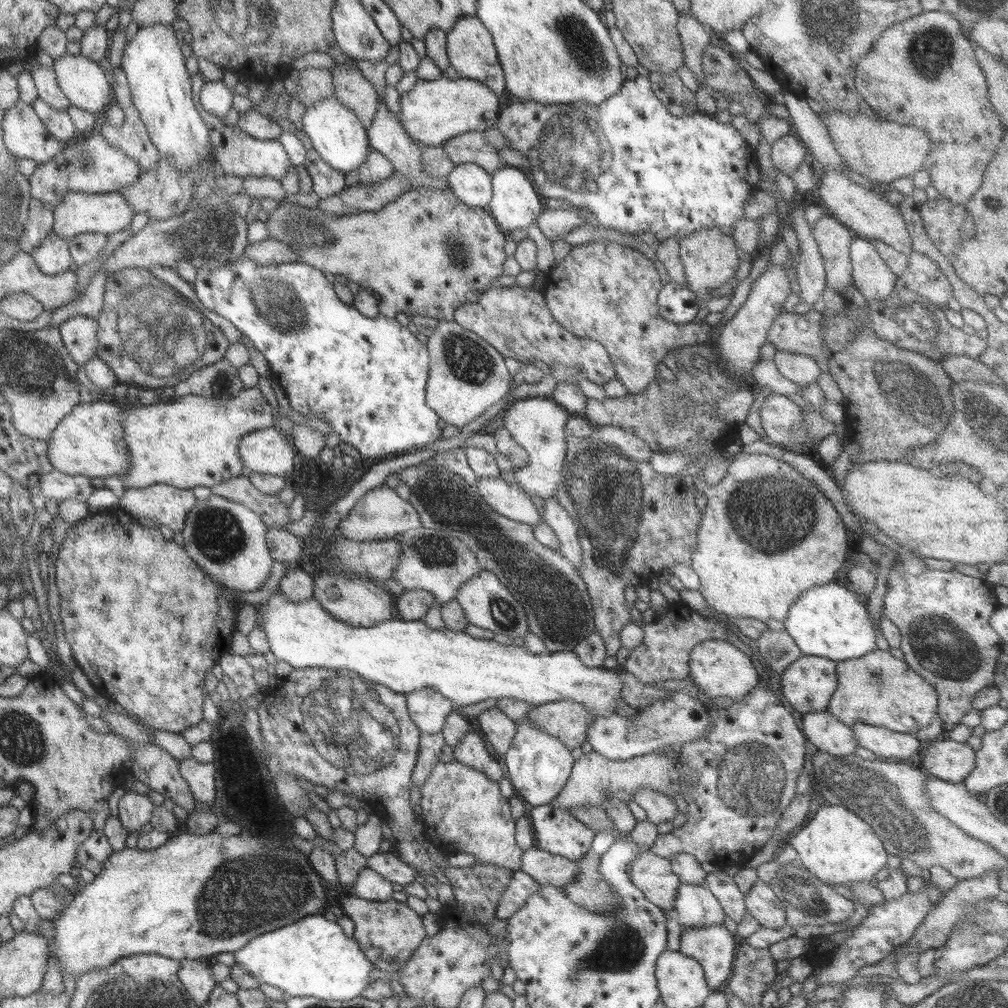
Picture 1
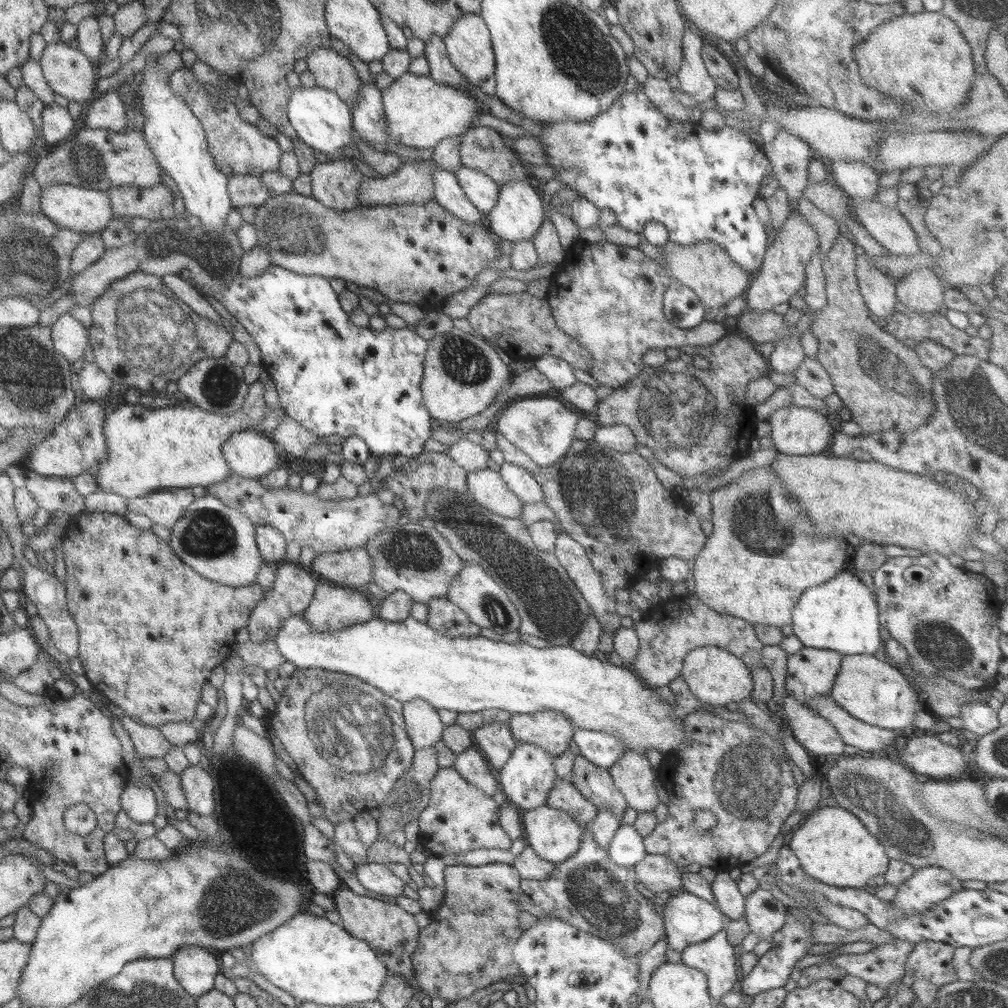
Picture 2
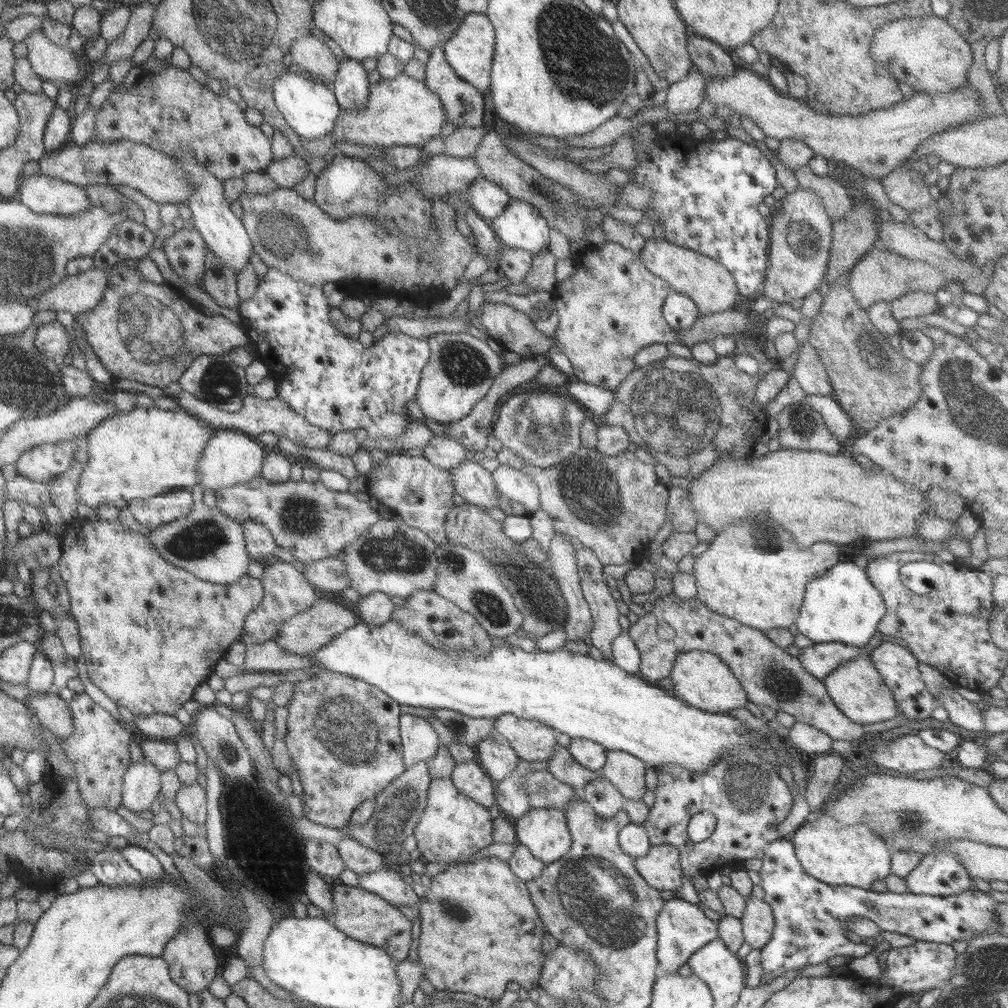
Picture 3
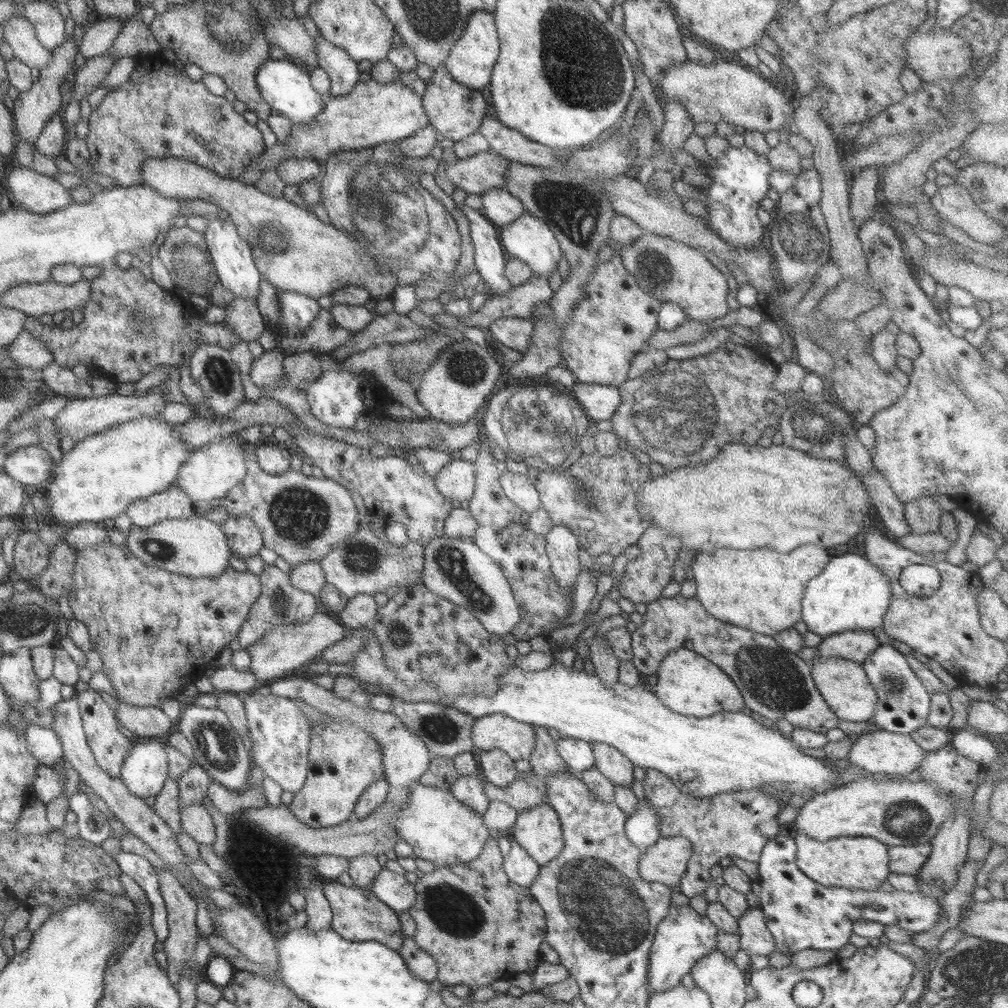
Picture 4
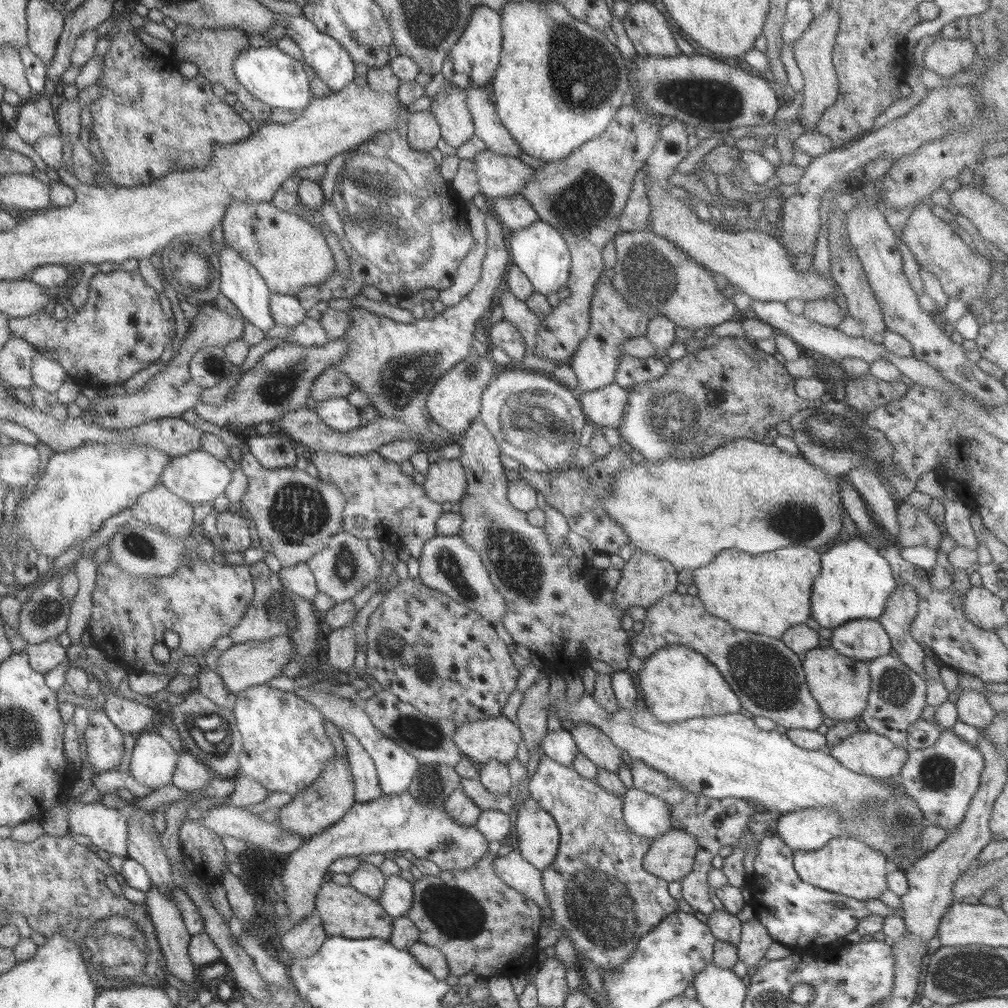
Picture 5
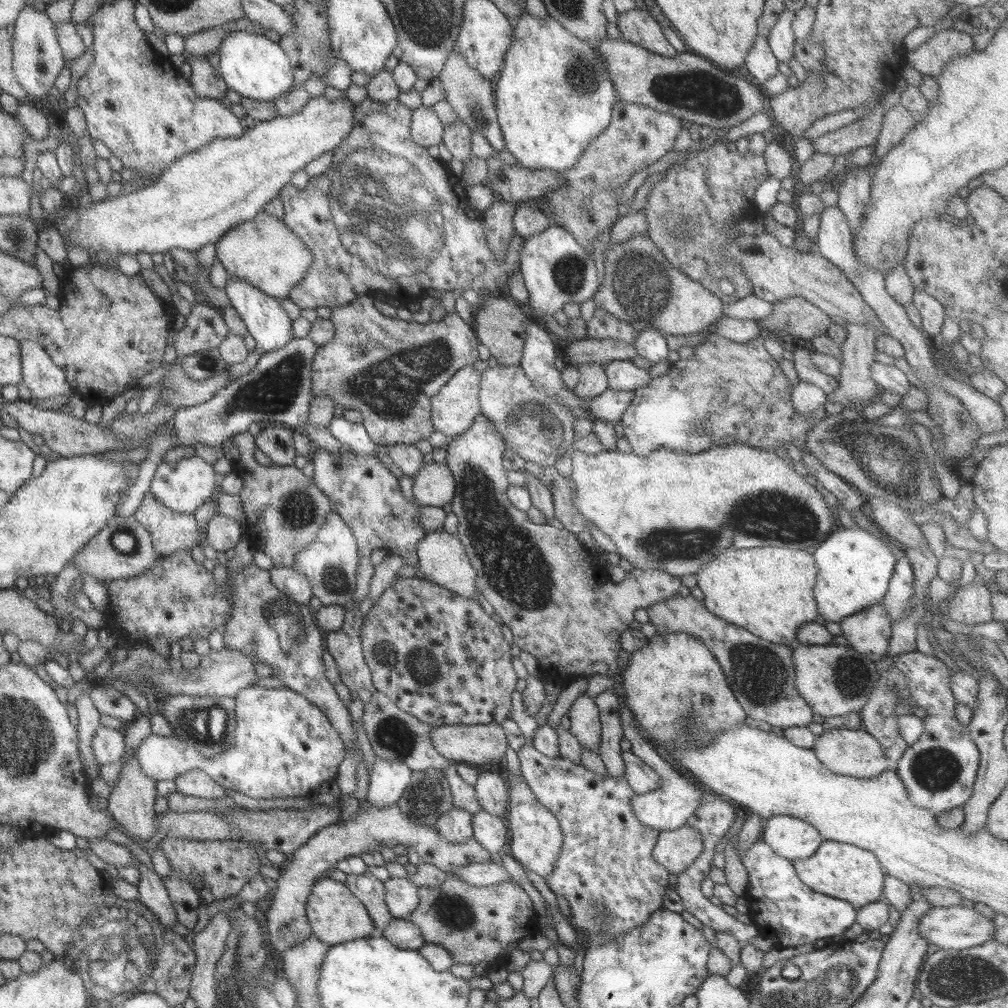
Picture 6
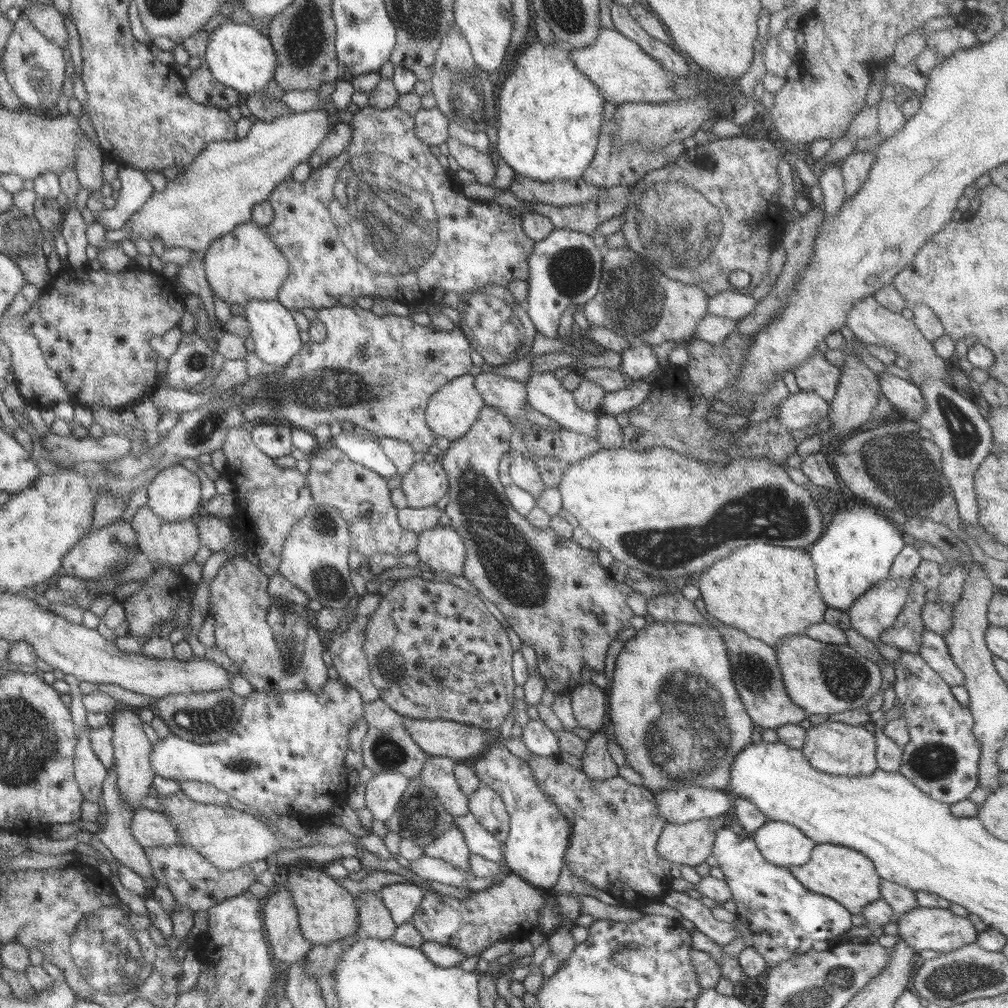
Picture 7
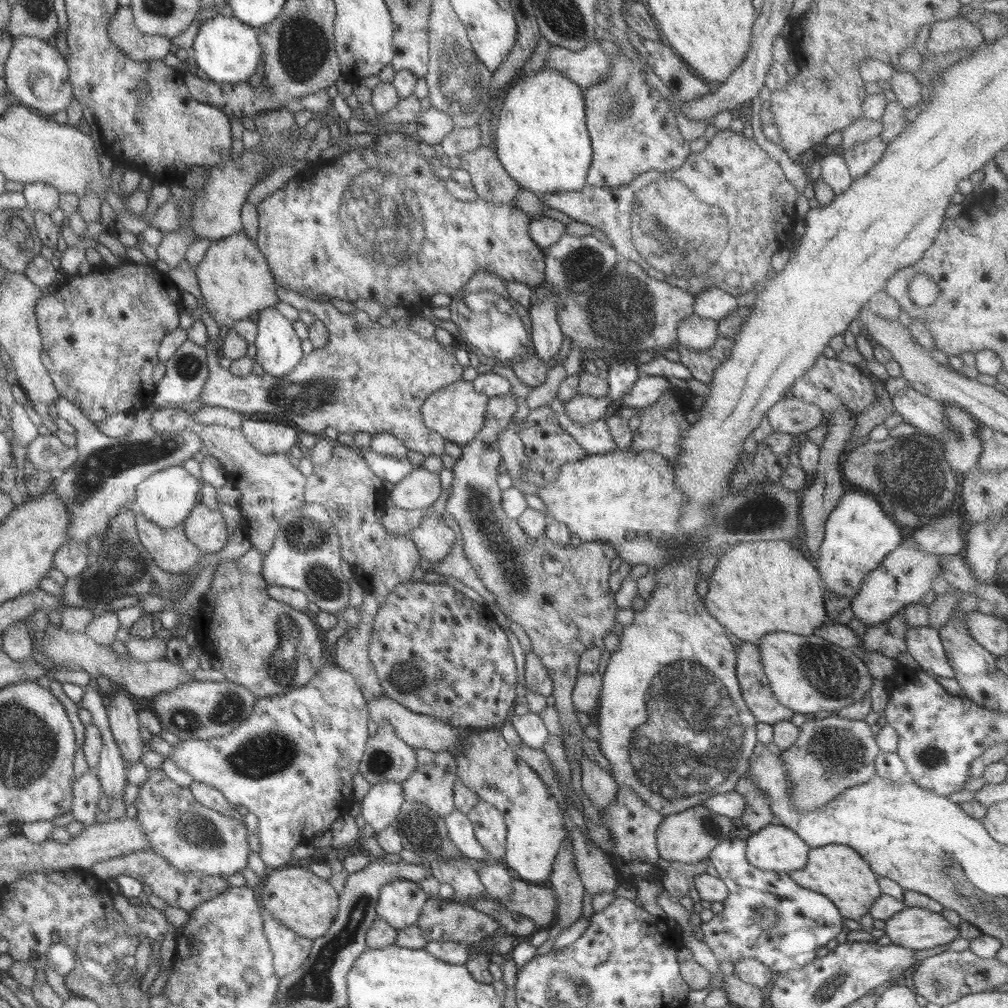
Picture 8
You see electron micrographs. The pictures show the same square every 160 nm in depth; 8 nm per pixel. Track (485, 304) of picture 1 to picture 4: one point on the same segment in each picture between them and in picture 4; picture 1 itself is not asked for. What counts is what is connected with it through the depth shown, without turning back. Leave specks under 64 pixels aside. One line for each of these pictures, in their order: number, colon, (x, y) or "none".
2: (523, 326)
3: (513, 330)
4: (515, 333)

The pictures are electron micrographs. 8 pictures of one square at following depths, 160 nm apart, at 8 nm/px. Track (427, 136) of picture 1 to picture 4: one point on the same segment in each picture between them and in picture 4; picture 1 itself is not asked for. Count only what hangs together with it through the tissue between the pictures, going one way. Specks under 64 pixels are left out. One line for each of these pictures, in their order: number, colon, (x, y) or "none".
2: (421, 113)
3: (402, 112)
4: (372, 114)

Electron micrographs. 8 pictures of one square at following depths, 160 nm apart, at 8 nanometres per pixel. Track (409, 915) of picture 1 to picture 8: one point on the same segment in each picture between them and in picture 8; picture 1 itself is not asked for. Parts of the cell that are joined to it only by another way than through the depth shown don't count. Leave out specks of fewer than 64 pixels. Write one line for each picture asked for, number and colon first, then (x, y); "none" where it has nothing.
2: (390, 930)
3: (364, 916)
4: (358, 914)
5: (345, 911)
6: (336, 915)
7: (326, 911)
8: (306, 904)

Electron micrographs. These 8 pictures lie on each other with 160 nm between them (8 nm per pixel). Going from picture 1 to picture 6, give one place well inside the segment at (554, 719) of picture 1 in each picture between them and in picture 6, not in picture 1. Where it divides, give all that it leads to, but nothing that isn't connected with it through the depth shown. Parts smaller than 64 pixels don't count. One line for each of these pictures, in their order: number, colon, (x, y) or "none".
2: (549, 730)
3: (531, 741)
4: (517, 740)
5: (492, 739)
6: (480, 743)

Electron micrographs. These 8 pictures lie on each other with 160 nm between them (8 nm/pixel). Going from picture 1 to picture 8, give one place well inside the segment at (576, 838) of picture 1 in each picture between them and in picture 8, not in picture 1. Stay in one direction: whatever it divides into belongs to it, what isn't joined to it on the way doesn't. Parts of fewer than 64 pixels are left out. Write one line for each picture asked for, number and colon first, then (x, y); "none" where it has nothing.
2: (554, 835)
3: (543, 831)
4: (538, 830)
5: (538, 834)
6: (536, 838)
7: (540, 834)
8: (486, 764)

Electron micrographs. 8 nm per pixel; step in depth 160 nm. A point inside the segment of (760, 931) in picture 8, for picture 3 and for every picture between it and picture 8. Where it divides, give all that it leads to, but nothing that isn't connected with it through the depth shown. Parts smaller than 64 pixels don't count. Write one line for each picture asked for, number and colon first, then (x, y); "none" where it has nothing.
3: (810, 916)
4: (800, 913)
5: (795, 913)
6: (785, 910)
7: (776, 914)

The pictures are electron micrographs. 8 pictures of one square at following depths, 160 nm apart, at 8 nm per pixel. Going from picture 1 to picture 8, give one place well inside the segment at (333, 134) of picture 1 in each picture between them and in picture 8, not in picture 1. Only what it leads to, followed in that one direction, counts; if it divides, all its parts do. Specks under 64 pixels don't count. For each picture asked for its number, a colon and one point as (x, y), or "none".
2: (322, 120)
3: (309, 108)
4: (285, 85)
5: (274, 77)
6: (257, 68)
7: (238, 55)
8: (227, 50)

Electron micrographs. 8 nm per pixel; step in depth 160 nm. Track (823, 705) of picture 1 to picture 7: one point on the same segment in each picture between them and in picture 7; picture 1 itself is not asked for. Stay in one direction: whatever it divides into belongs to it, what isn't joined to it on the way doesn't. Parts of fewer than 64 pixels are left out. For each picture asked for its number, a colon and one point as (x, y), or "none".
2: (811, 672)
3: (820, 659)
4: (856, 645)
5: (863, 639)
6: (868, 632)
7: (877, 609)

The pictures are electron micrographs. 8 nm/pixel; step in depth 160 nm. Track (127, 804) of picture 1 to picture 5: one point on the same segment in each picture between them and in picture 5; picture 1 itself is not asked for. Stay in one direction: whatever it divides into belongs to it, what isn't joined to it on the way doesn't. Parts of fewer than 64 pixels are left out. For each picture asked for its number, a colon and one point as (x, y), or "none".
2: (139, 801)
3: (141, 784)
4: (147, 768)
5: (154, 760)

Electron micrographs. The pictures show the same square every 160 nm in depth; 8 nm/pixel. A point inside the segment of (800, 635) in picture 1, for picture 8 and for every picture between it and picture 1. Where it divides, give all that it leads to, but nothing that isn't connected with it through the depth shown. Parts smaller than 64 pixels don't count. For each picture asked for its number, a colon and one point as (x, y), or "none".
2: (841, 615)
3: (842, 605)
4: (852, 593)
5: (855, 582)
6: (855, 566)
7: (856, 552)
8: (859, 533)

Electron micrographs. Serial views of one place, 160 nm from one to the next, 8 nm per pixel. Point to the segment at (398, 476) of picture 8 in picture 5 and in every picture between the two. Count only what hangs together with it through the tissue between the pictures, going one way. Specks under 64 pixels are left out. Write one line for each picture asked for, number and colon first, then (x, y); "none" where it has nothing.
5: (337, 413)
6: (355, 436)
7: (369, 453)

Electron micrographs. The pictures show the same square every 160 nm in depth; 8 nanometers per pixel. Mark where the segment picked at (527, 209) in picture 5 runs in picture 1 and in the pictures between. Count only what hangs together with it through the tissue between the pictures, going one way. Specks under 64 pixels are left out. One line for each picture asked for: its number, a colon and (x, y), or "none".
1: (471, 184)
2: (480, 189)
3: (488, 199)
4: (501, 207)

